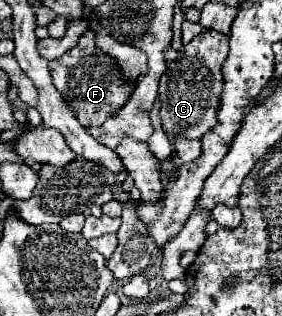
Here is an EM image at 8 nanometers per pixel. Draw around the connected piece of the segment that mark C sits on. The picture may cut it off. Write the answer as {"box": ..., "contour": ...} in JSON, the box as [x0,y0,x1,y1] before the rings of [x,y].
{"box":[160,31,228,139],"contour":[[[204,31],[196,35],[184,49],[178,51],[174,61],[166,63],[166,71],[160,77],[160,121],[170,139],[176,135],[186,135],[190,139],[200,139],[206,131],[216,125],[216,109],[220,105],[222,93],[222,63],[228,55],[228,37],[216,31]]]}

